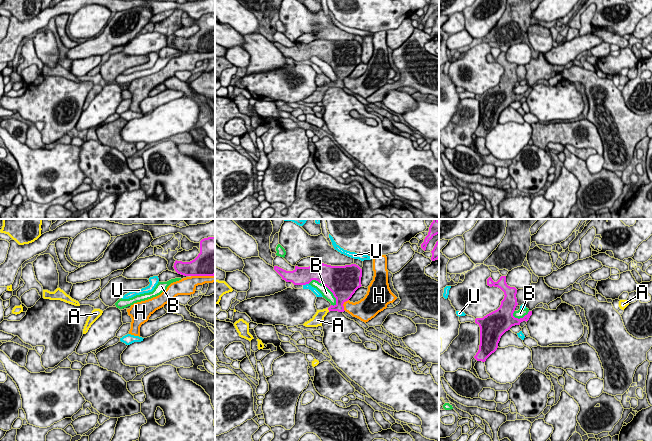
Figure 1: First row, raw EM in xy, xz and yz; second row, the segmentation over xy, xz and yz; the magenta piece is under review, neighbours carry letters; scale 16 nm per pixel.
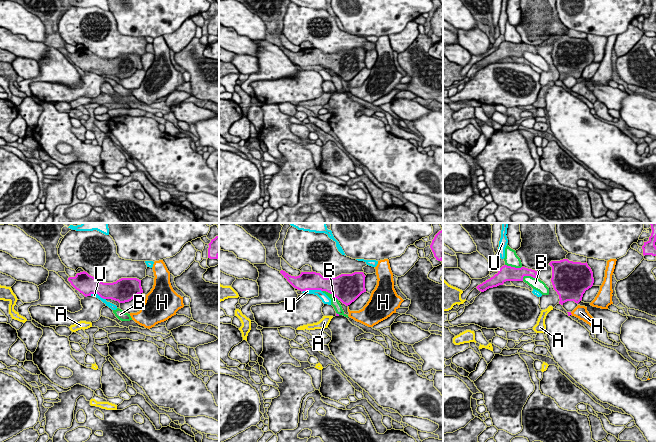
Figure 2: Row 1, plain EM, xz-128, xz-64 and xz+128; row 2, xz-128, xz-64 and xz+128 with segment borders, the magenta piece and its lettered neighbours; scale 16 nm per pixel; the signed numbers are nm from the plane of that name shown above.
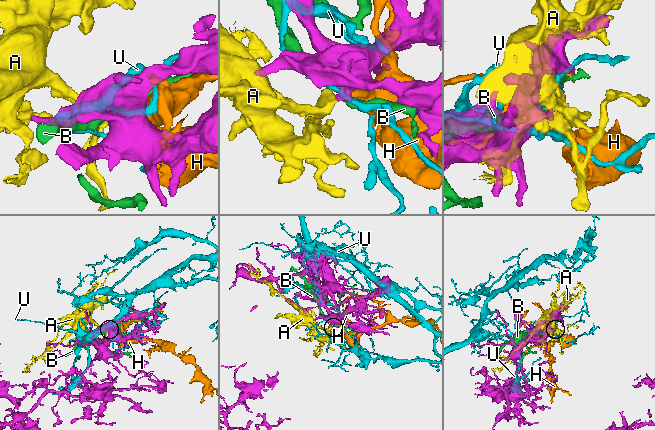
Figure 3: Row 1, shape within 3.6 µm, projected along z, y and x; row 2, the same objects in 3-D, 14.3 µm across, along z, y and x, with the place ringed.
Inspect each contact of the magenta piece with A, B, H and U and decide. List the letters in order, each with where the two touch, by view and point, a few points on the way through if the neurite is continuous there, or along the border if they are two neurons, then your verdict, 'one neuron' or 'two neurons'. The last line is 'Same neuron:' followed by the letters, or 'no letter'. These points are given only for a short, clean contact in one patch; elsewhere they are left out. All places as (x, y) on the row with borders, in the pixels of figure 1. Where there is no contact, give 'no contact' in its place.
A: contact xz (328, 309); way xz (340, 299), (334, 308), (328, 309), (317, 320); one neuron
B: contact xz (326, 286); two neurons
H: contact xz (342, 305); two neurons
U: contact xz (305, 284); two neurons
Same neuron: A

